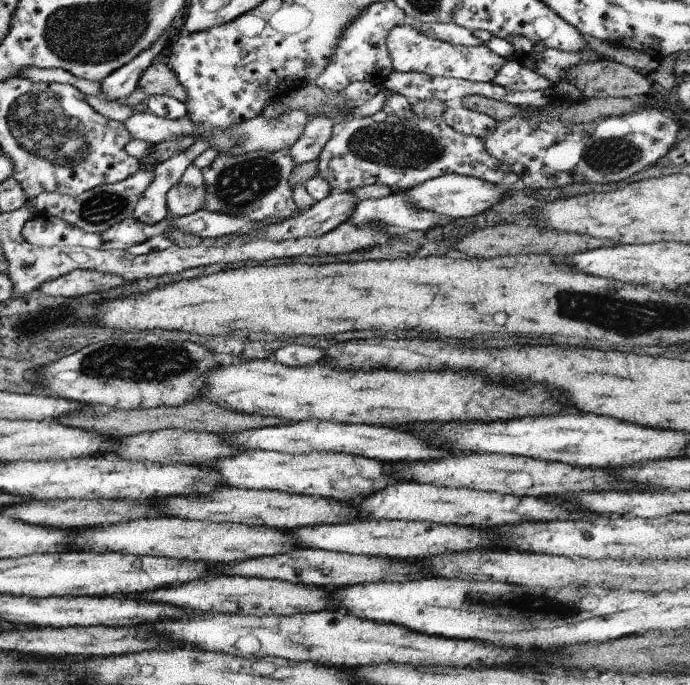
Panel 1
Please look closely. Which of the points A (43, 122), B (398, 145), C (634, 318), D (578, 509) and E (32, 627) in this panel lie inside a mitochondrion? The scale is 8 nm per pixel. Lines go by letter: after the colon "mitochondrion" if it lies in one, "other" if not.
A: mitochondrion
B: mitochondrion
C: mitochondrion
D: other
E: other

